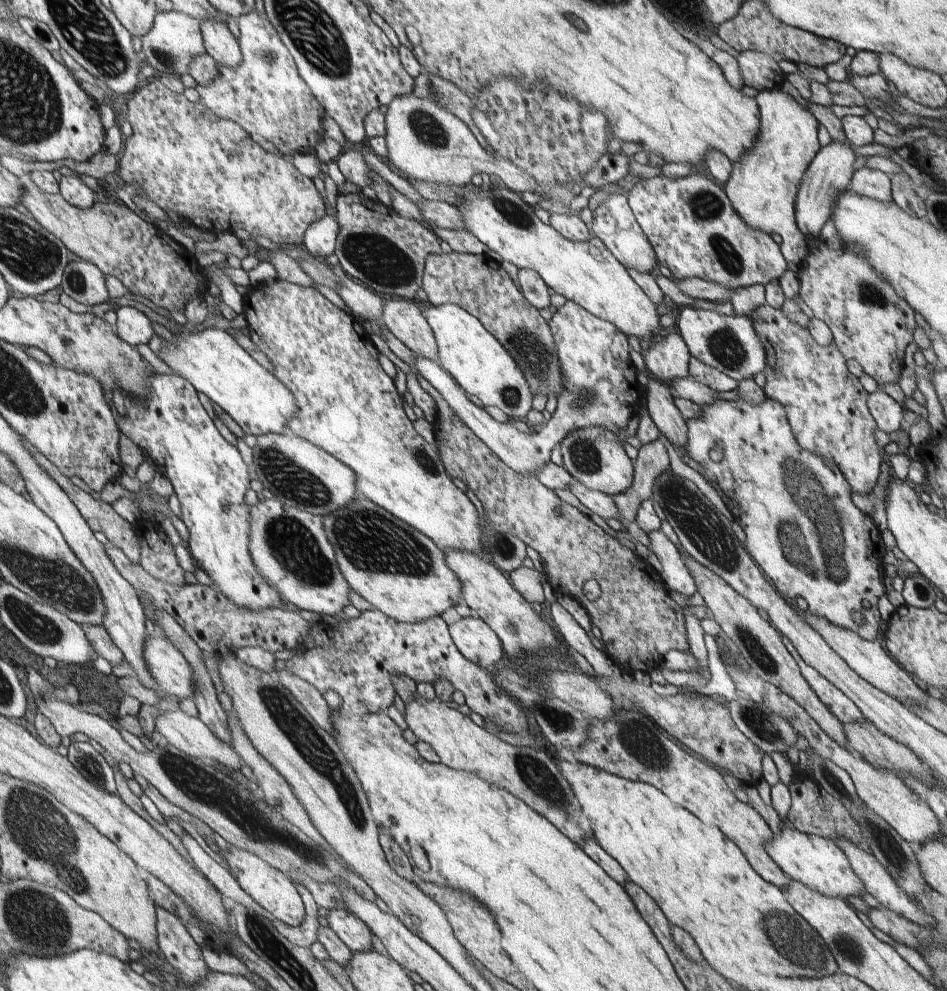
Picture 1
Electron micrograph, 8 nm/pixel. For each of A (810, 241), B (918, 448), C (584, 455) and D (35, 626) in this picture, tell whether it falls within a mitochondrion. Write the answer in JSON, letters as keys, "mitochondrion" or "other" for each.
{"A":"other","B":"other","C":"mitochondrion","D":"mitochondrion"}

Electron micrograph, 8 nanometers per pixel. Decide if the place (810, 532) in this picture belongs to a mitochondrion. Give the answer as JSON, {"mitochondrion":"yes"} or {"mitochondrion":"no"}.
{"mitochondrion":"yes"}

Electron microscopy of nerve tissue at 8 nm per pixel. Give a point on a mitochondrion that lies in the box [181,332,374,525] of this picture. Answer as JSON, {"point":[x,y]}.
{"point":[285,476]}

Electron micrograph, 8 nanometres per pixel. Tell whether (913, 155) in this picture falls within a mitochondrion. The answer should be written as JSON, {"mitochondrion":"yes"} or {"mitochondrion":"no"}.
{"mitochondrion":"no"}

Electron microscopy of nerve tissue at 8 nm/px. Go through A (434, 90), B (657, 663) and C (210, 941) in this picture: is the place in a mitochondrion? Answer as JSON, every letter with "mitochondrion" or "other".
{"A":"mitochondrion","B":"other","C":"other"}

